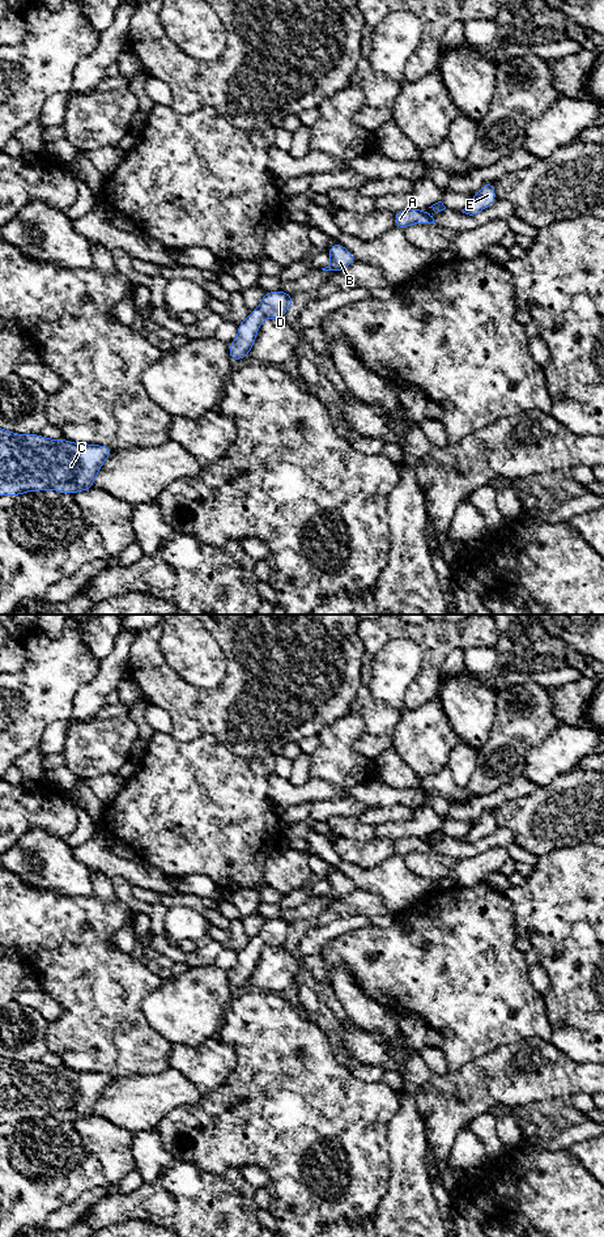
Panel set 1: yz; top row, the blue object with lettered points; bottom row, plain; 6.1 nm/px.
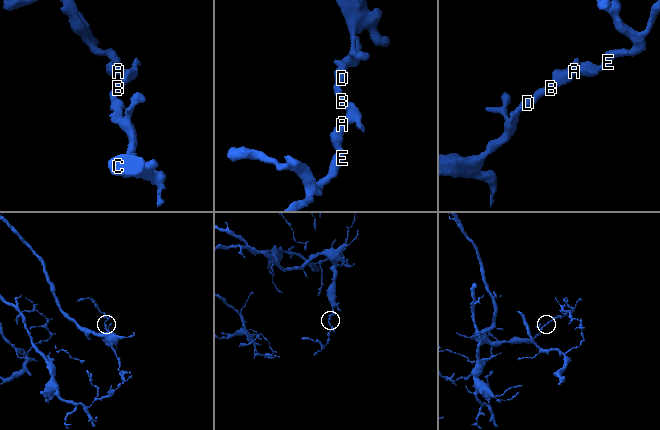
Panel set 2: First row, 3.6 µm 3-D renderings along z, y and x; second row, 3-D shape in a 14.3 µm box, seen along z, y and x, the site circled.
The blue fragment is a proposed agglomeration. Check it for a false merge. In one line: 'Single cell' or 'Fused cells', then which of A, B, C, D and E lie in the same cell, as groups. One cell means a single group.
Single cell. Groups: A B C D E

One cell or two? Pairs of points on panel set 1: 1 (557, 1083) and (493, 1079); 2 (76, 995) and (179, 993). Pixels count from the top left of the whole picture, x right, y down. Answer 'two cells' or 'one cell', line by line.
1: one cell
2: two cells

